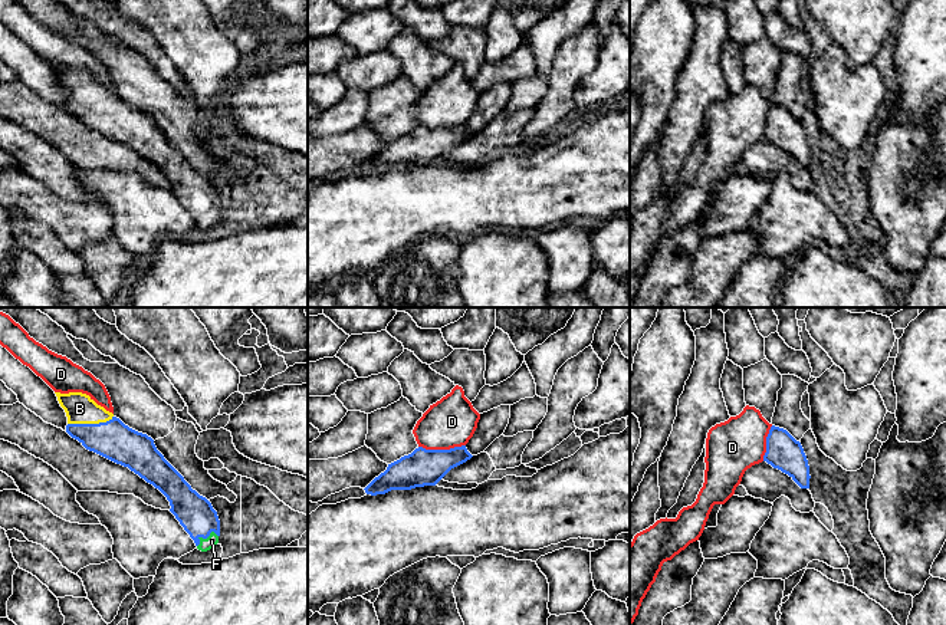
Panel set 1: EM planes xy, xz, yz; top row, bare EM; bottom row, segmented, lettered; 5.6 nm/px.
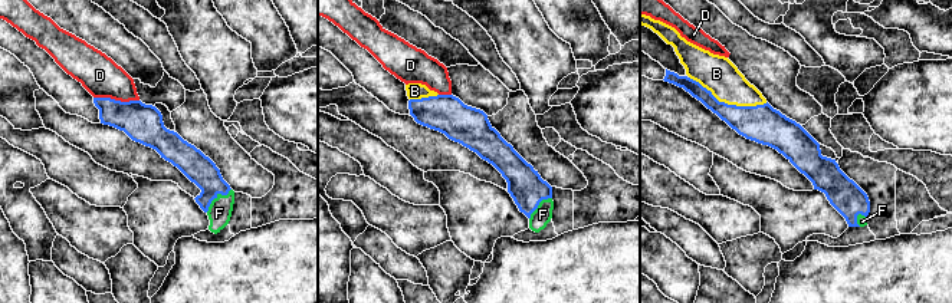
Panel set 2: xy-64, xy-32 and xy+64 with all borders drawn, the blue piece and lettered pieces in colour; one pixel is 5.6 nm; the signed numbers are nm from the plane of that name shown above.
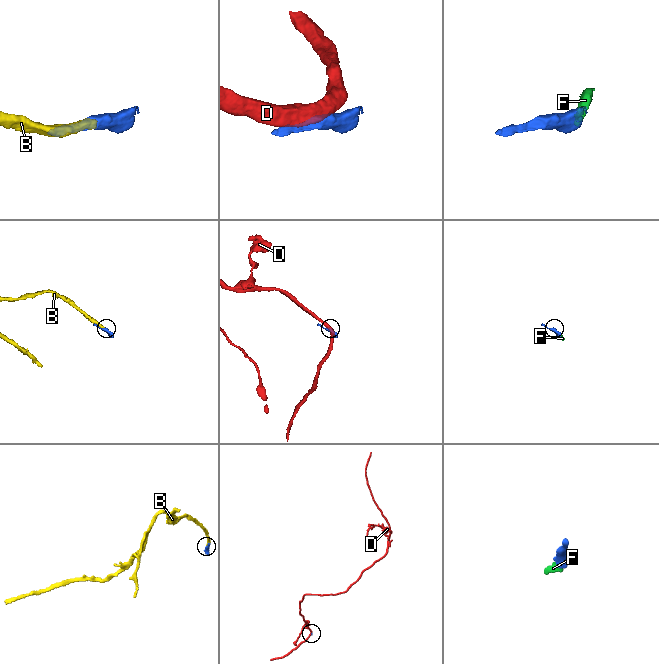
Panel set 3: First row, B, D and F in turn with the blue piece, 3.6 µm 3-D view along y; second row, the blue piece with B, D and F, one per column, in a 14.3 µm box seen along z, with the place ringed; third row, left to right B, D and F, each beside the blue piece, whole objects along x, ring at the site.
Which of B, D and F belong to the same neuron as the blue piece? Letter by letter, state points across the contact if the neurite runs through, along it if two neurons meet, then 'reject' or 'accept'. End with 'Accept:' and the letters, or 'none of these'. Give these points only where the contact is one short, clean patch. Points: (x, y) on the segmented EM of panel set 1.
B: accept
D: reject
F: way xy (196, 515), (203, 525), (204, 538), (212, 540); accept
Accept: B, F

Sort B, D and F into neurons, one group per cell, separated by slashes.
B F / D

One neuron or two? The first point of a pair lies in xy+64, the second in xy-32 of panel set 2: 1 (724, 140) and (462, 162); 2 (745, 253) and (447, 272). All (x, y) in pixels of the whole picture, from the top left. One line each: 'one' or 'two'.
1: one
2: one

